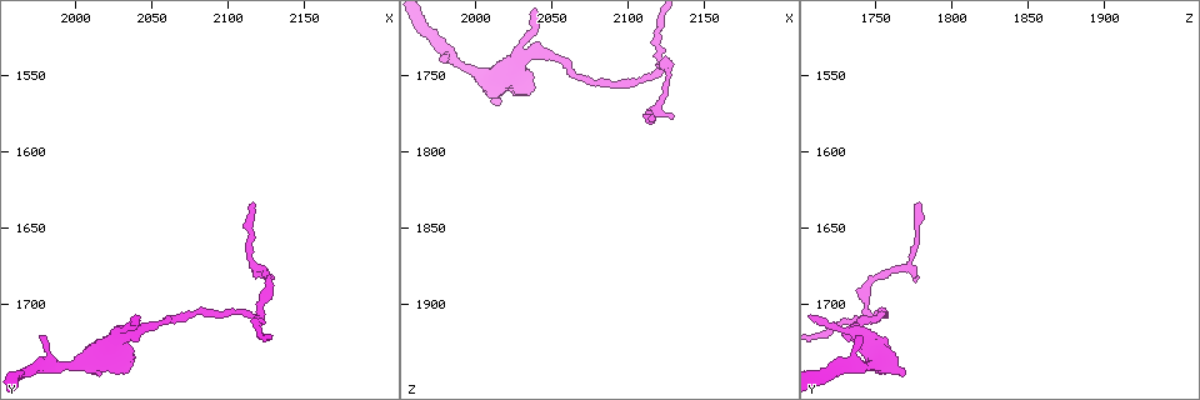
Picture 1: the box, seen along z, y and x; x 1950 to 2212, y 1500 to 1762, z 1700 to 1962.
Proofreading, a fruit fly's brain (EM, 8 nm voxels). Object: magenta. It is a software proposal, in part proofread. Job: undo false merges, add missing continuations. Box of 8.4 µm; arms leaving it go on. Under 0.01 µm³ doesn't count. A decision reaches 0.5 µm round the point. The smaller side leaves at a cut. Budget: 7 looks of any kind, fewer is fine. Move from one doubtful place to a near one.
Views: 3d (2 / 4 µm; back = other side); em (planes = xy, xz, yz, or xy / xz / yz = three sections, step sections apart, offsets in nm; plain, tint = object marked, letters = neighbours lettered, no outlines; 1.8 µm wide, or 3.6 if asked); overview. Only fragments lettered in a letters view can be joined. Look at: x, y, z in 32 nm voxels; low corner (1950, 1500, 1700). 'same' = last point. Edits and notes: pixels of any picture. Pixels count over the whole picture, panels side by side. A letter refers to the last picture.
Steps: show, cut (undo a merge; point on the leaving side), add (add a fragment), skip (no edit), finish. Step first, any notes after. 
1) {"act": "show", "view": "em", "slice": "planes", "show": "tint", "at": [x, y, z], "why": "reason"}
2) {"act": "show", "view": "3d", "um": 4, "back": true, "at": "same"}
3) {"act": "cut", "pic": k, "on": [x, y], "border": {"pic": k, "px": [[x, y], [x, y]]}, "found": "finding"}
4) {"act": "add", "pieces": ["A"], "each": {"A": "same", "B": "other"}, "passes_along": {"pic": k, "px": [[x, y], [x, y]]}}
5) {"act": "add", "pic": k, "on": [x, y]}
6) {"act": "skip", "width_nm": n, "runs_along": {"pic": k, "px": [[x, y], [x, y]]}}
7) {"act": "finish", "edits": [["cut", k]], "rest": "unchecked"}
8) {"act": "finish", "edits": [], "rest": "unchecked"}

{"act": "show", "view": "em", "slice": "xy", "step": 8, "show": "letters", "at": [1976, 1722, 1740], "why": "branch stops here"}

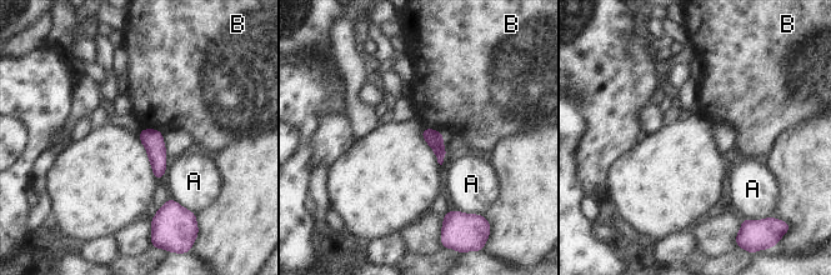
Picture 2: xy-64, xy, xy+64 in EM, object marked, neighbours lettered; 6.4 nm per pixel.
{"act": "skip", "longest_contact_nm": ["B", 150], "each": {"A": "other", "B": "other"}, "found": "no lettered fragment goes on from it"}

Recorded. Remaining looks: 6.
{"act": "show", "view": "em", "slice": "xz", "step": 4, "show": "tint", "at": [2034, 1716, 1724], "why": "calibre changes"}

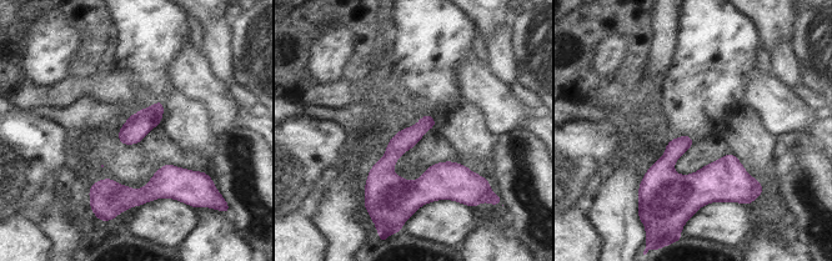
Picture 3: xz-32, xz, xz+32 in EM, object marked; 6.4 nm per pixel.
{"act": "show", "view": "em", "slice": "yz", "step": 8, "show": "letters", "at": "same"}

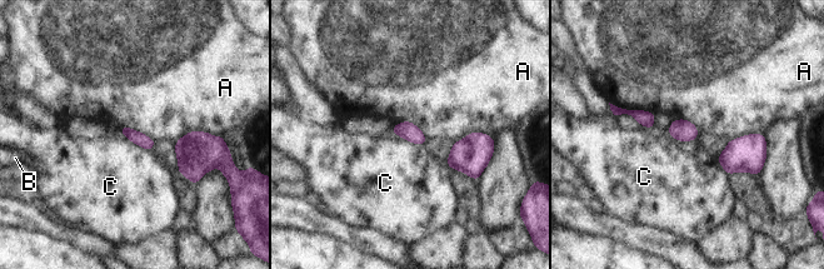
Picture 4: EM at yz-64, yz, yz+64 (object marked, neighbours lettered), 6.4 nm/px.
{"act": "skip", "each": {"A": "other", "B": "other", "C": "other"}, "border": {"pic": 4, "px": [[391, 131], [412, 143], [423, 145]]}, "found": "continuous, no second neuron"}

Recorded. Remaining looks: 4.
{"act": "show", "view": "em", "slice": "xy", "step": 16, "show": "tint", "at": [2120, 1706, 1748], "why": "branch point"}

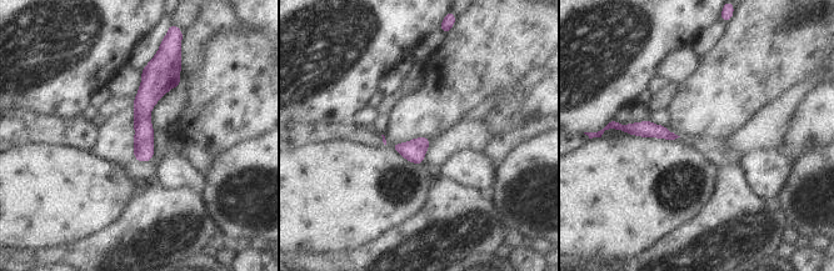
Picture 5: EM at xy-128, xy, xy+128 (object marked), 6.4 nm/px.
{"act": "show", "view": "em", "slice": "planes", "show": "letters", "at": "same"}

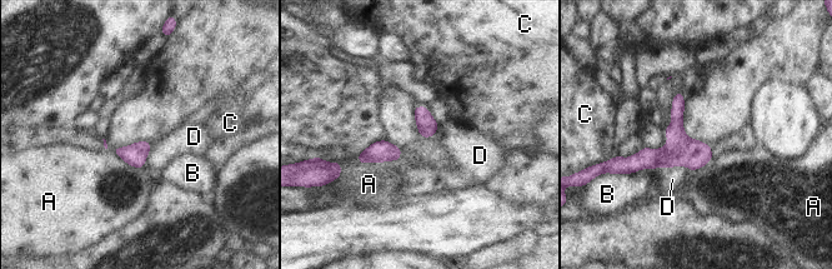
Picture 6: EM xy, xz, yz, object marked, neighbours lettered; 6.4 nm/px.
{"act": "skip", "each": {"A": "other", "B": "other", "C": "other", "D": "other"}, "border": {"pic": 6, "px": [[663, 168], [682, 165], [691, 170]]}, "found": "one neuron here"}

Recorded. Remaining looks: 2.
{"act": "finish", "edits": [], "rest": "unchecked"}

